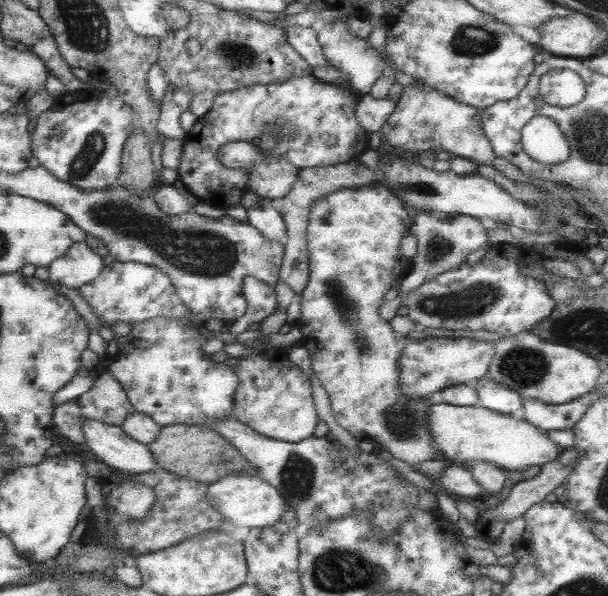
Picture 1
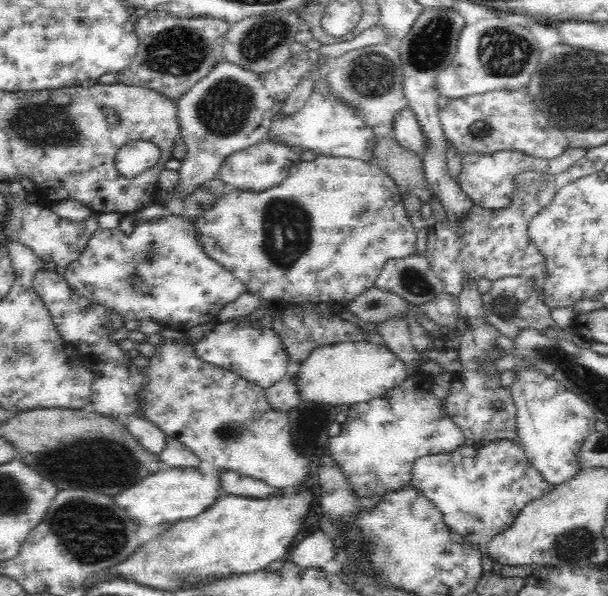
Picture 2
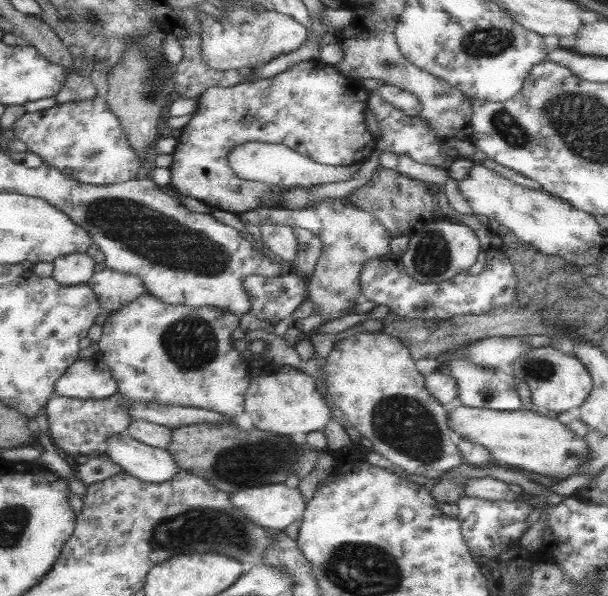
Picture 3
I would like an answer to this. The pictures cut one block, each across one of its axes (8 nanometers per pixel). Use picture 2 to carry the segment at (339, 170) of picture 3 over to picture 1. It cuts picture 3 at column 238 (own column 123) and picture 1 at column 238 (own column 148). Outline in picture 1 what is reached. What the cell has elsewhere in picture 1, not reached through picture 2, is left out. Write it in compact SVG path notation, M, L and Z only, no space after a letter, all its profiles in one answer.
M228 142L217 150L219 162L227 168L247 169L246 190L257 194L265 199L281 198L292 188L293 182L297 178L299 168L291 166L286 160L275 158L274 156L263 156L262 152L250 142Z

